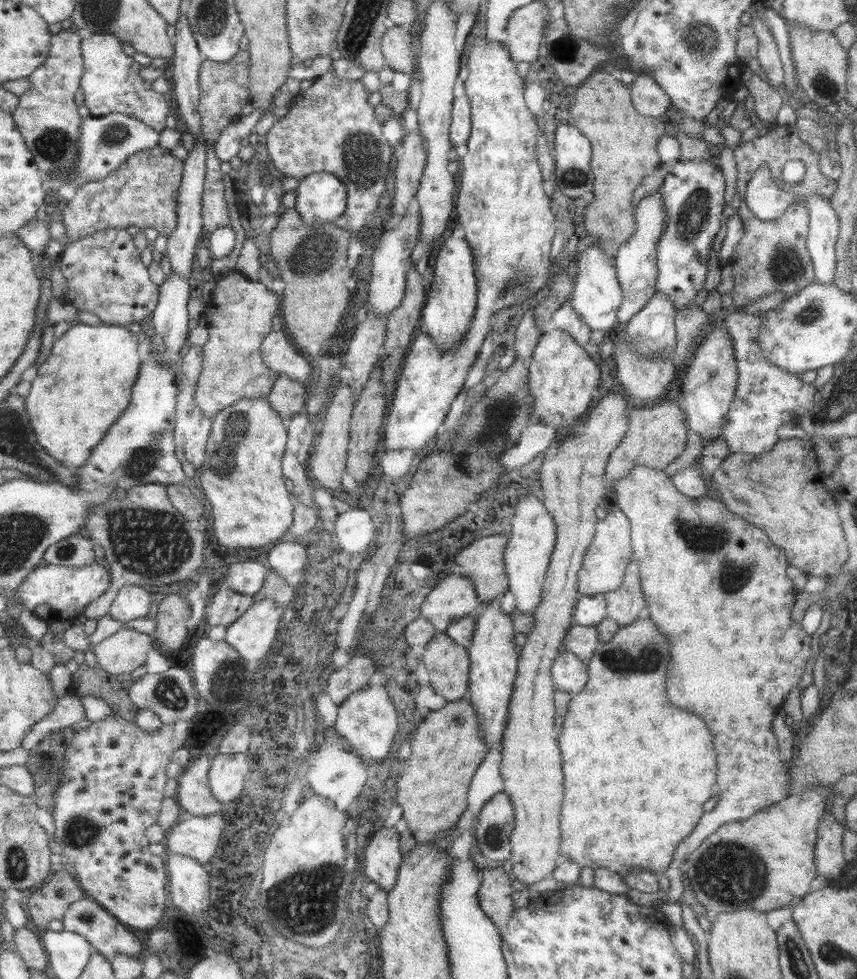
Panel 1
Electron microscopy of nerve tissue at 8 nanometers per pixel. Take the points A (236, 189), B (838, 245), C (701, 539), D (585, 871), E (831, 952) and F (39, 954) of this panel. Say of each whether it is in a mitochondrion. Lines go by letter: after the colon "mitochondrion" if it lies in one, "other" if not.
A: other
B: other
C: mitochondrion
D: other
E: mitochondrion
F: other

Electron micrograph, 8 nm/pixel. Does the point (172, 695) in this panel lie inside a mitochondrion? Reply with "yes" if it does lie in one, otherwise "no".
yes

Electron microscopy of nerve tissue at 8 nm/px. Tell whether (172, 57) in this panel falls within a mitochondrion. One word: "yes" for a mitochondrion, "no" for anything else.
no

